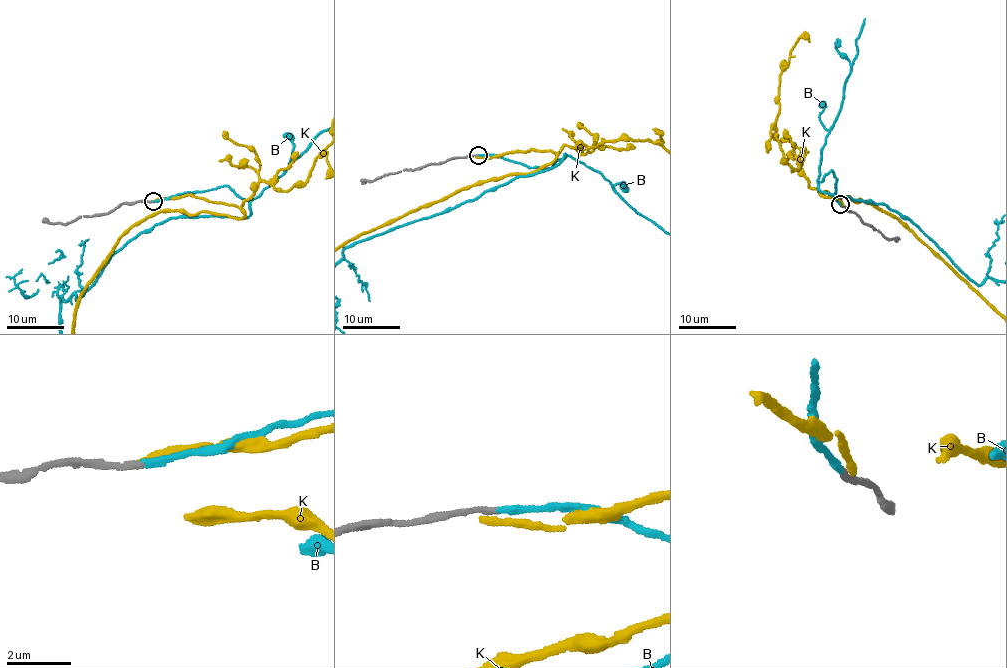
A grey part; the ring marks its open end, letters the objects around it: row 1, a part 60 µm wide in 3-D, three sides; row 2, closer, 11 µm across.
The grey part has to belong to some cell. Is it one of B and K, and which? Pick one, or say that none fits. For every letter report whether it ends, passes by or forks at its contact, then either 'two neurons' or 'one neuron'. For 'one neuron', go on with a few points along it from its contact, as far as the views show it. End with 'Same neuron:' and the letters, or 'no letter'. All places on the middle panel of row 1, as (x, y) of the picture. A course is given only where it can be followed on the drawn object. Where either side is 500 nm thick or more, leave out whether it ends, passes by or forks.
B: it ends there; one neuron
K: it ends there; two neurons
Same neuron: B

